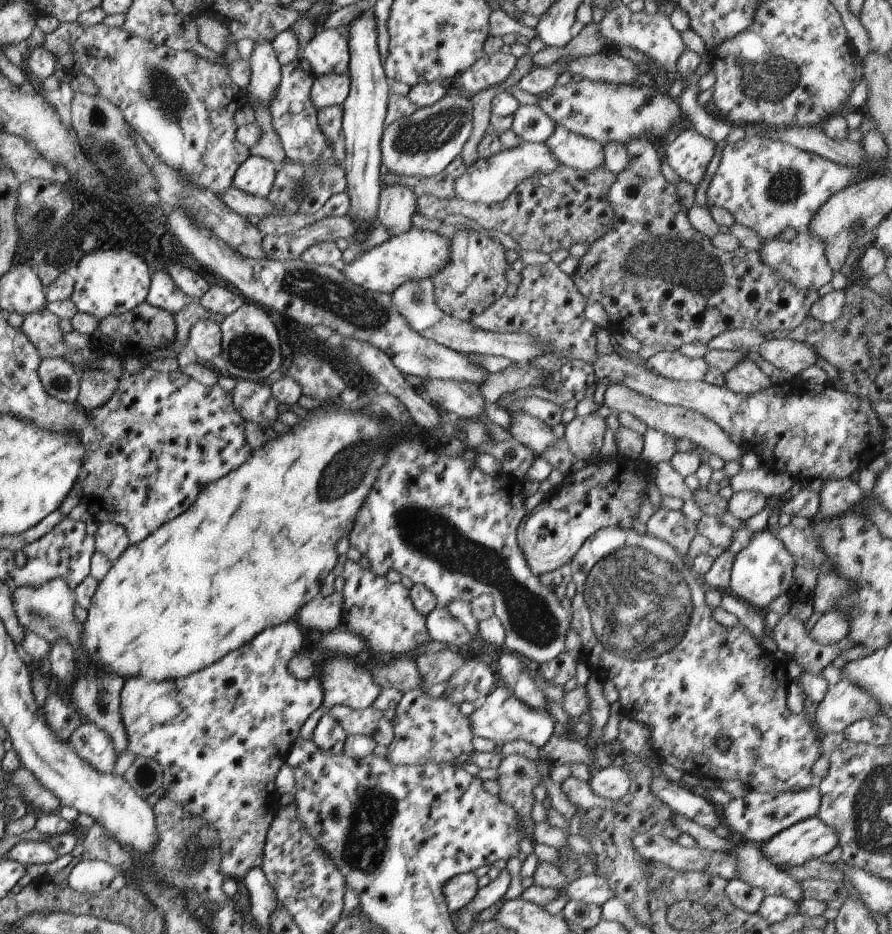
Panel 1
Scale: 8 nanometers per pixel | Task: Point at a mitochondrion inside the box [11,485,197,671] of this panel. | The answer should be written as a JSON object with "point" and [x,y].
{"point":[35,611]}

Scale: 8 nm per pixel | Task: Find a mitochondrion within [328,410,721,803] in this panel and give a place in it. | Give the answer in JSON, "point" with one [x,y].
{"point":[640,602]}

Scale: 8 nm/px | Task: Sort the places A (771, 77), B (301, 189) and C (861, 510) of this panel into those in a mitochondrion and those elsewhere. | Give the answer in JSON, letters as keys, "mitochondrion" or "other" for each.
{"A":"mitochondrion","B":"mitochondrion","C":"other"}

